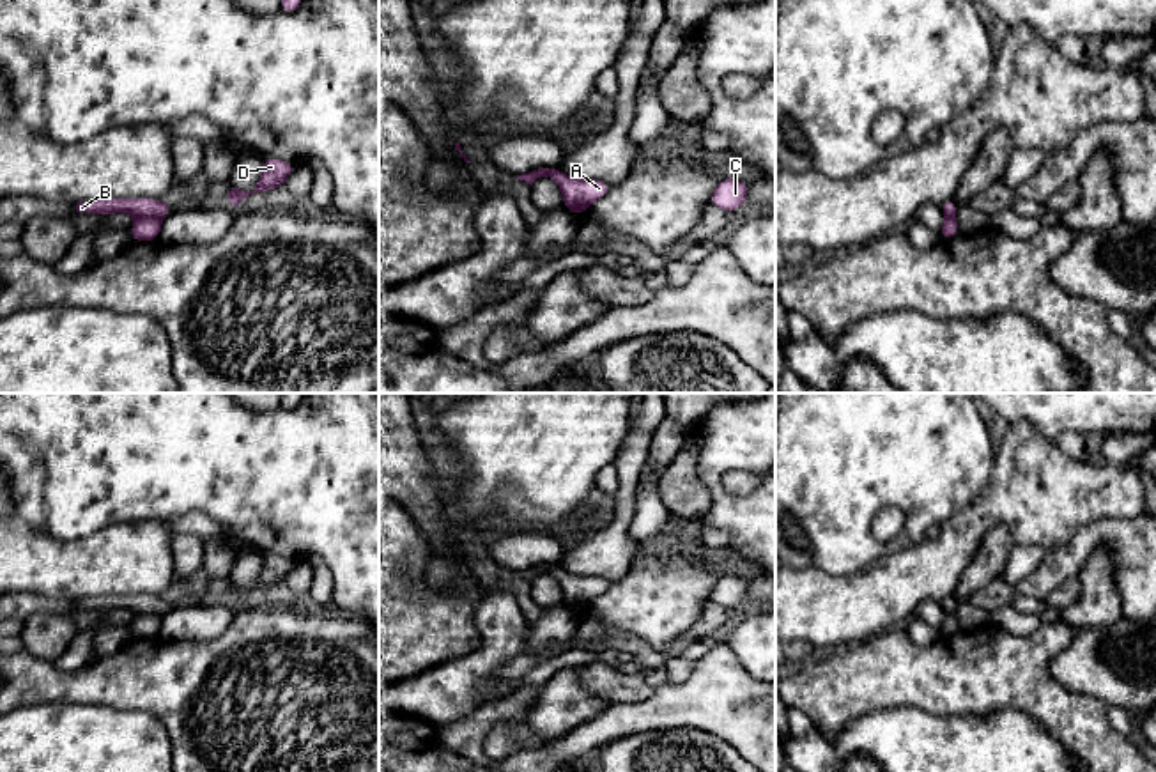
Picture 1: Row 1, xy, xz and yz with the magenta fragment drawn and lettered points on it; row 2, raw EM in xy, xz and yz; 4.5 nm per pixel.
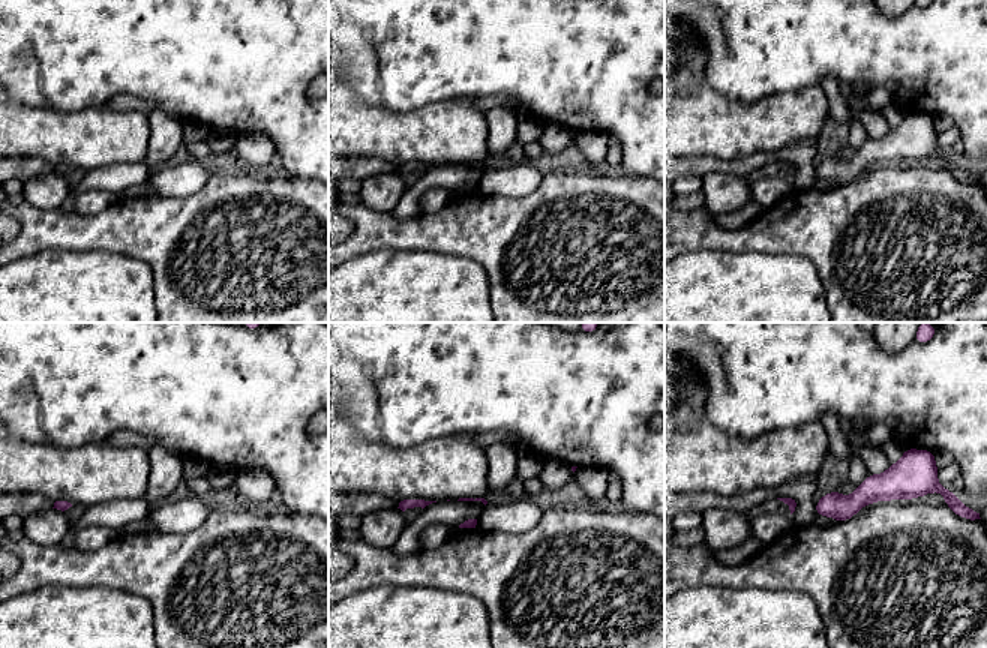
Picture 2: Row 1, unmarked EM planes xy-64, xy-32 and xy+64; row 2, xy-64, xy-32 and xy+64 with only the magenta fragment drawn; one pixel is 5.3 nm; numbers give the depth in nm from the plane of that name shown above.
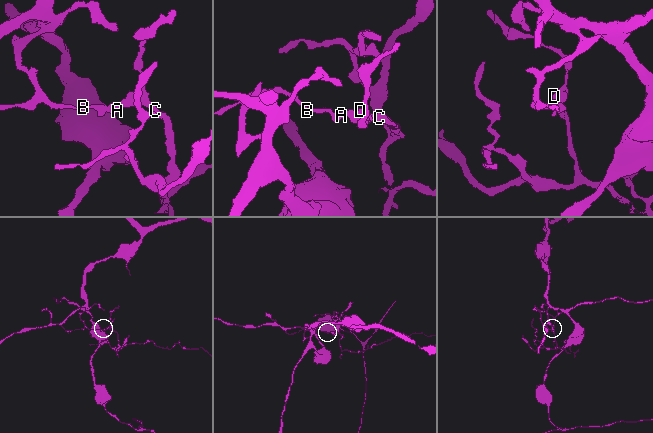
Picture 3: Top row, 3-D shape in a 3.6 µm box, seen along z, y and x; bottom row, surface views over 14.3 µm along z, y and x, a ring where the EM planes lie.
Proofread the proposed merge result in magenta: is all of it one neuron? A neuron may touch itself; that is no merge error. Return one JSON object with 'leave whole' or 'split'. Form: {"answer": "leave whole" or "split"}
{"answer": "split"}

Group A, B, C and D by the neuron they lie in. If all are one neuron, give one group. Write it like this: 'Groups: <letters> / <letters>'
Groups: A C D / B

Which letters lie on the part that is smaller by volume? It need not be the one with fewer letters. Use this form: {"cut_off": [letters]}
{"cut_off": ["A", "C", "D"]}

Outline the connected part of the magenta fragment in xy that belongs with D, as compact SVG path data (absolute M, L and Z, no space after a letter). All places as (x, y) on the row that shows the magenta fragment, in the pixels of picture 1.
M276 158L262 159L262 175L253 191L243 191L232 182L223 204L241 209L241 202L251 195L283 186L285 179L296 170L297 165Z

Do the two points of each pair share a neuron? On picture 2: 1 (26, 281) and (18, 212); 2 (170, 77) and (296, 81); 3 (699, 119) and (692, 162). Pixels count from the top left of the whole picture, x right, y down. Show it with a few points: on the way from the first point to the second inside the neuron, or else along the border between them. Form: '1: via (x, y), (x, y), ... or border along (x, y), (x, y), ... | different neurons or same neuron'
1: border along (57, 248), (44, 248), (15, 260) | different neurons
2: via (201, 77), (254, 77), (258, 81), (264, 81) | same neuron
3: border along (680, 156), (716, 156), (728, 161) | different neurons

